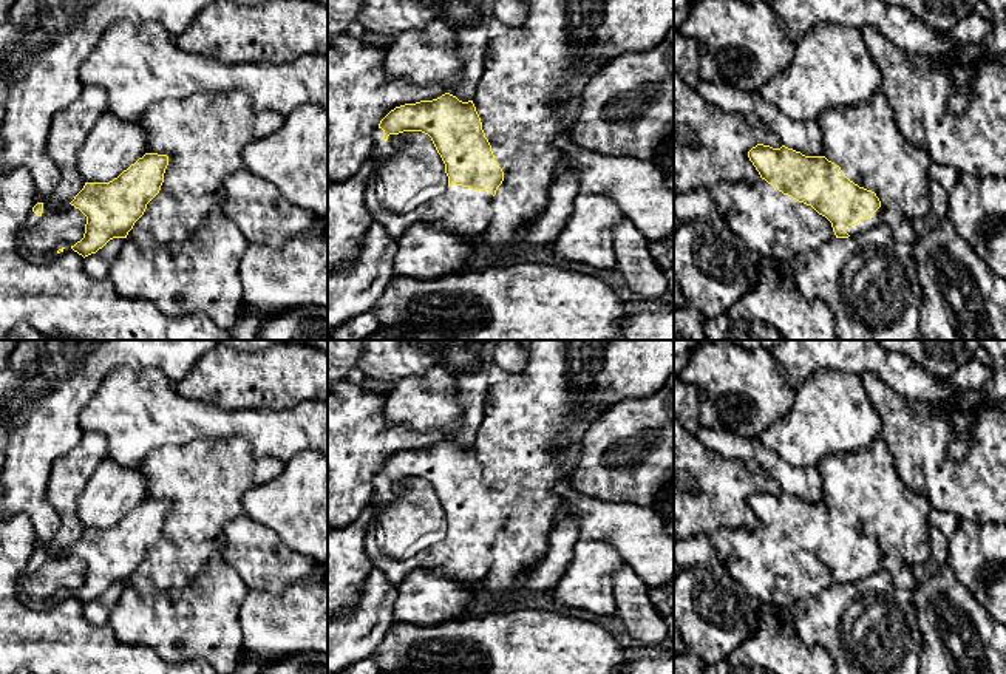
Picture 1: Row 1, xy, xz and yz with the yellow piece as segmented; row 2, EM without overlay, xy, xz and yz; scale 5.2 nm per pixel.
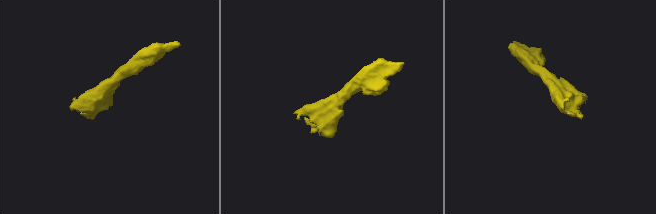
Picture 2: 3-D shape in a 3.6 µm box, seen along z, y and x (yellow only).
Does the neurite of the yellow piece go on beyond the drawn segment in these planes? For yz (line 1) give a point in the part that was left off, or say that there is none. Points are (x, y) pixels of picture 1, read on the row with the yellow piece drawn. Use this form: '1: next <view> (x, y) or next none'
1: next yz (900, 226)

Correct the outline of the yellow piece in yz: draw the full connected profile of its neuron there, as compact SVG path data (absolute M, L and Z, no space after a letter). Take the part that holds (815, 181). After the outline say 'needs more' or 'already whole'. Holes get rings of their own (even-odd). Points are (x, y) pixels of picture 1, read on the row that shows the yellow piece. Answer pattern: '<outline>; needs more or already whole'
M757 144L748 158L762 179L825 216L836 238L859 237L873 227L887 226L899 241L918 240L912 221L902 215L889 215L875 192L850 181L825 156L805 156L785 145L773 148Z; needs more

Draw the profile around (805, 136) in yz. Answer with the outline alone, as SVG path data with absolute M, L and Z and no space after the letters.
M700 80L695 91L709 104L725 111L754 114L765 128L774 133L782 145L805 156L822 156L822 130L816 121L794 121L774 105L765 102L759 93L748 93Z

